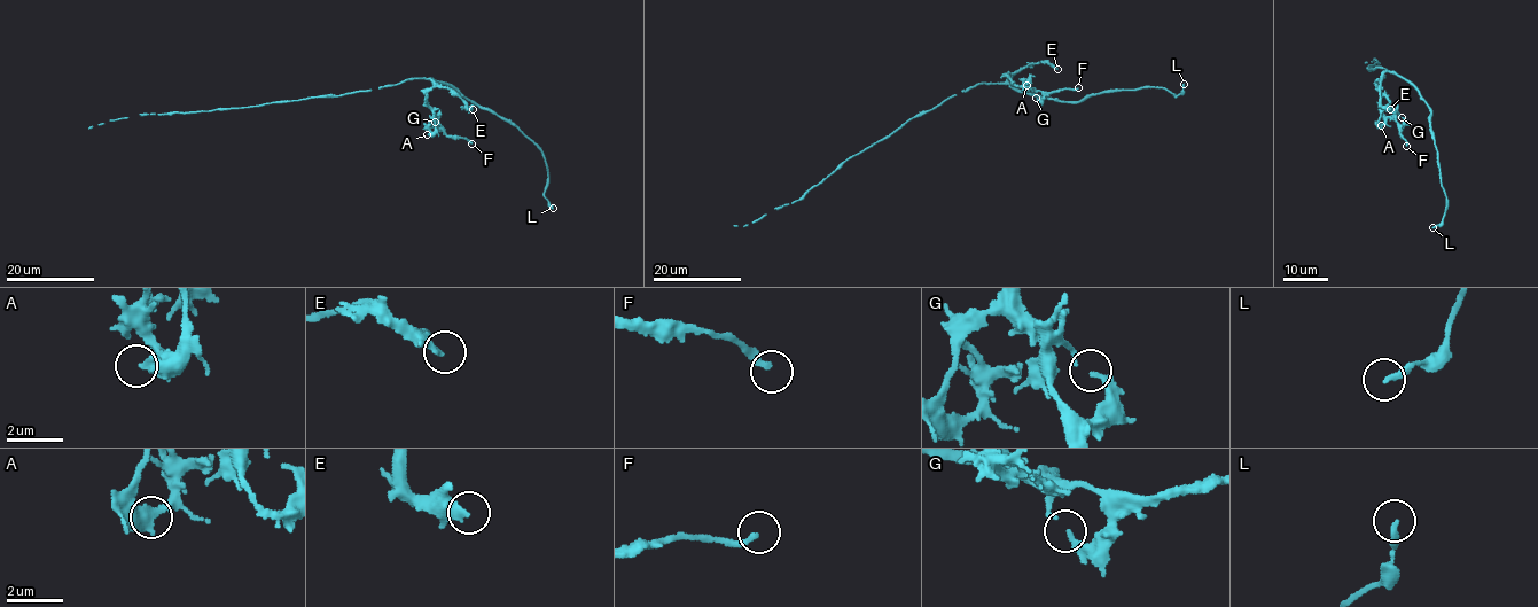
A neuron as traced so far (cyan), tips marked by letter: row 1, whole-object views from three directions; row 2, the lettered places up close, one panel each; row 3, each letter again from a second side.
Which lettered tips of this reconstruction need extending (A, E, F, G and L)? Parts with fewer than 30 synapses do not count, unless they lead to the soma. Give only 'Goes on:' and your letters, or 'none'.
Goes on: none

